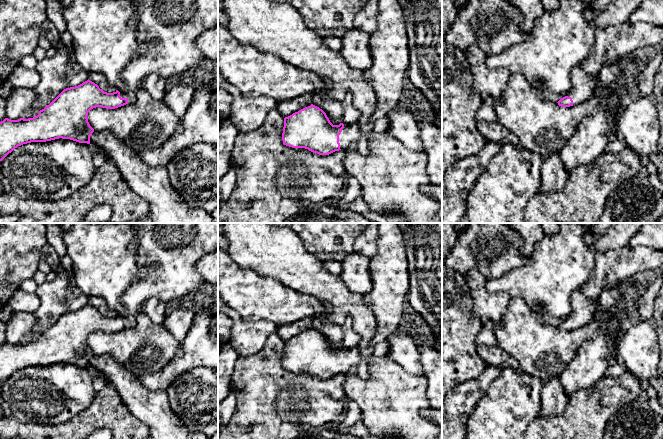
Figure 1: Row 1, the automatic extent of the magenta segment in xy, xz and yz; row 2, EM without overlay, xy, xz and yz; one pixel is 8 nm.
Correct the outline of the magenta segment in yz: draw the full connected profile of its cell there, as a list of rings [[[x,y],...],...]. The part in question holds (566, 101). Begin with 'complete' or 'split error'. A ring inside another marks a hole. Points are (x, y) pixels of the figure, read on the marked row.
split error; [[[577,65],[571,72],[571,88],[568,94],[557,103],[561,107],[570,107],[580,104],[594,95],[599,85],[597,74],[588,74],[582,65]]]

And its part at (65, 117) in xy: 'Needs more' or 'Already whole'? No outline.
Needs more

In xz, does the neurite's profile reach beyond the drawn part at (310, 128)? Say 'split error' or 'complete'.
split error

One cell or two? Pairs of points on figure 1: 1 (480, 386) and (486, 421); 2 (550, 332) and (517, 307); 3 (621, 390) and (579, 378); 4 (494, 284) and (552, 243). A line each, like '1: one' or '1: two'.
1: two
2: one
3: two
4: one

